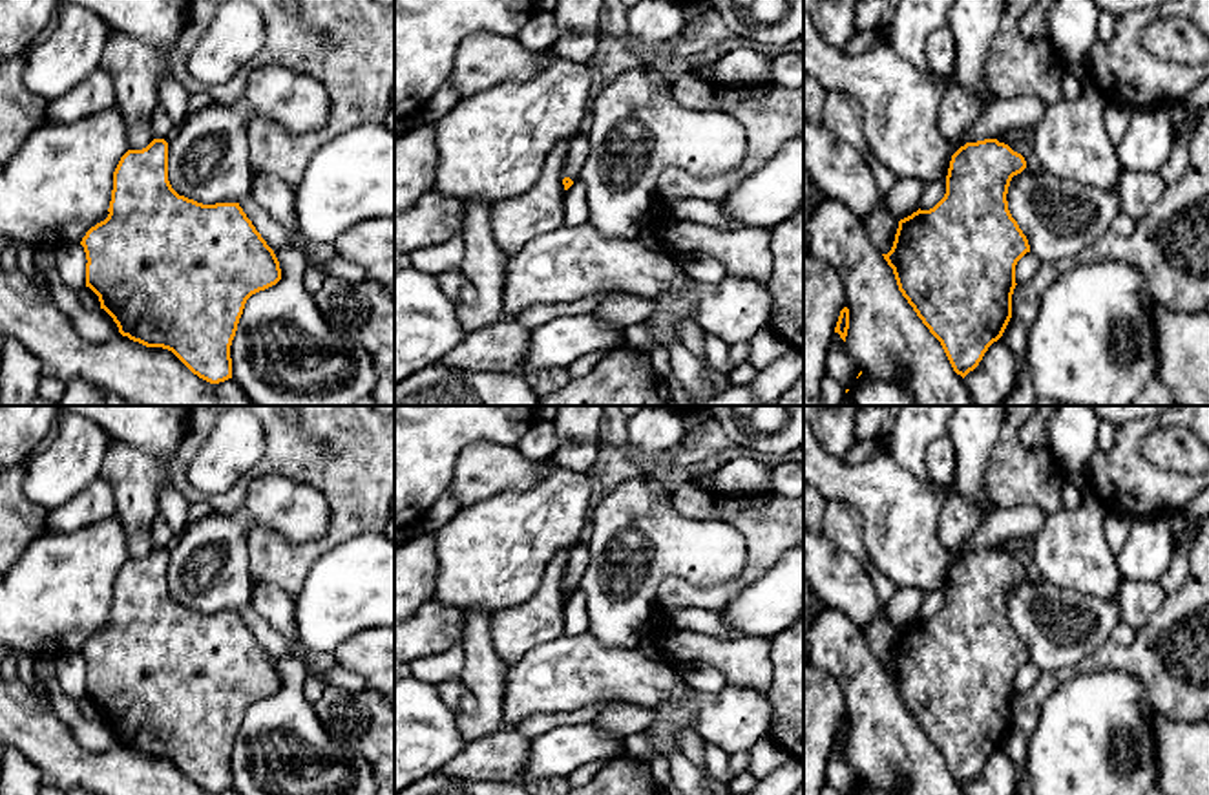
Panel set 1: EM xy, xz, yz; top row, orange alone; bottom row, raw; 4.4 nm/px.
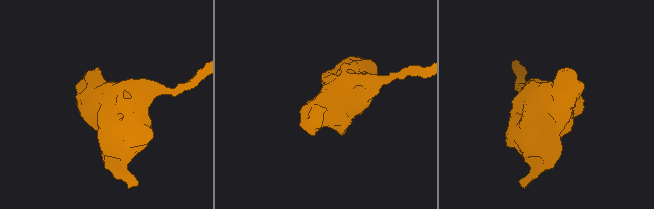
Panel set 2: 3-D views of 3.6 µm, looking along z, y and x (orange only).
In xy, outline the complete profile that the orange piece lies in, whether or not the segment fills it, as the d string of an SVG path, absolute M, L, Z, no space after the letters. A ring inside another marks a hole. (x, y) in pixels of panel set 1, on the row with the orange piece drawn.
M153 139L142 150L128 150L115 172L108 217L91 227L80 245L86 252L89 287L122 336L146 347L172 351L194 375L219 384L232 378L230 345L247 300L281 280L279 261L239 203L203 205L179 196L168 181L168 143Z

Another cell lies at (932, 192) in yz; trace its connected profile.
M946 177L924 183L920 194L920 210L933 208L946 194Z

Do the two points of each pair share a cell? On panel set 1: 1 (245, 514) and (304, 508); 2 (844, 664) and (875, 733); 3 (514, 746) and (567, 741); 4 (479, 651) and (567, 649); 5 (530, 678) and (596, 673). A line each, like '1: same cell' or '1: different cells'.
1: same cell
2: same cell
3: different cells
4: different cells
5: same cell

